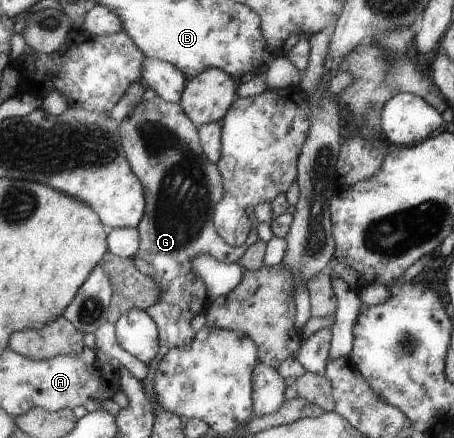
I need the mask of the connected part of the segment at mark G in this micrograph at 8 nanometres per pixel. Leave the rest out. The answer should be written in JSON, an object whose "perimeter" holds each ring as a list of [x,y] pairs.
{"perimeter":[[[147,90],[143,100],[139,102],[128,117],[119,127],[119,137],[122,140],[122,148],[126,153],[126,159],[130,167],[137,174],[139,180],[145,186],[146,210],[145,218],[136,227],[139,233],[140,245],[133,259],[143,267],[143,275],[150,276],[159,285],[162,298],[159,303],[148,307],[146,312],[158,324],[161,349],[153,364],[149,366],[149,375],[157,371],[157,363],[160,362],[171,350],[186,348],[194,342],[196,331],[191,327],[191,321],[196,315],[205,312],[207,301],[206,284],[203,279],[191,267],[191,259],[199,253],[207,253],[222,263],[235,263],[246,254],[250,245],[258,241],[258,224],[254,209],[247,211],[252,230],[247,242],[241,246],[231,247],[221,236],[213,224],[213,211],[223,200],[223,179],[216,164],[211,163],[201,151],[199,145],[197,125],[193,123],[183,112],[180,103],[167,103],[160,99],[152,90]]]}

